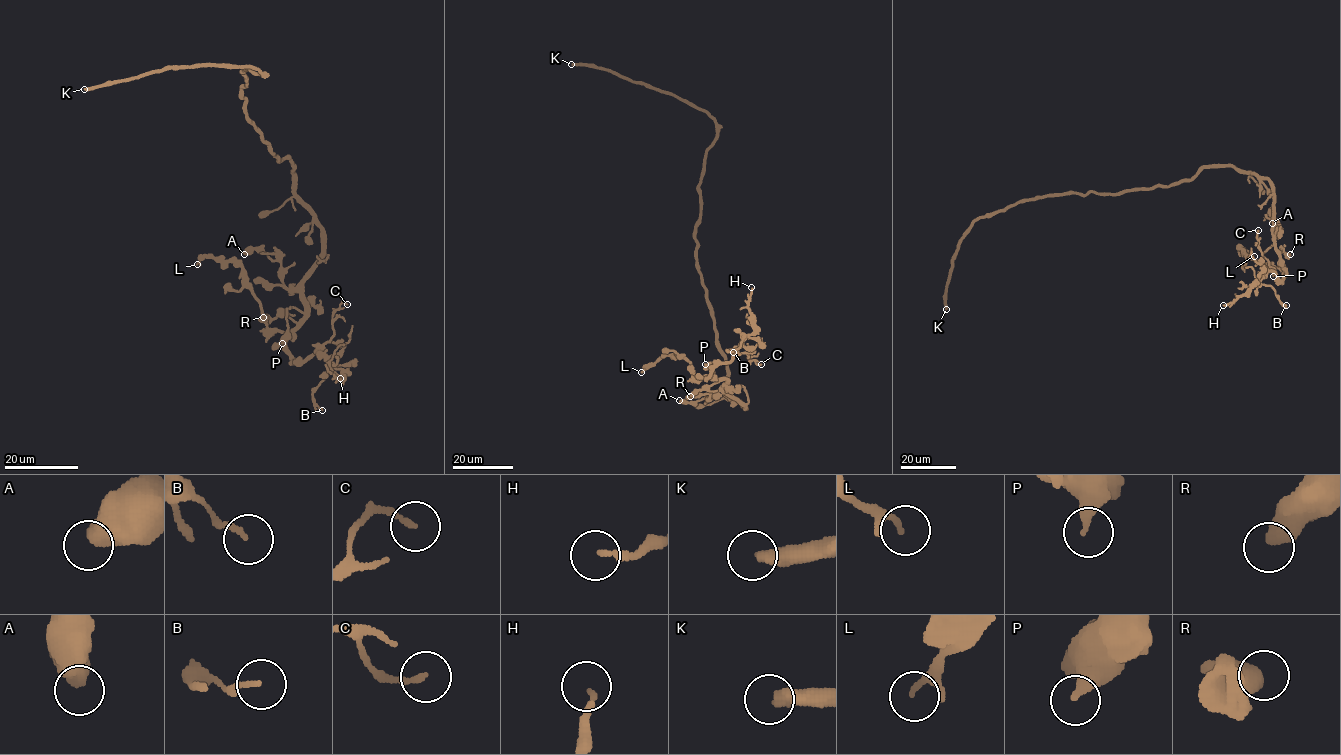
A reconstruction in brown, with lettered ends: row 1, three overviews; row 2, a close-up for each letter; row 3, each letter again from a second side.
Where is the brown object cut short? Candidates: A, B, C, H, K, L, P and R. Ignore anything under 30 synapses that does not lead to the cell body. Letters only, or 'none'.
K

